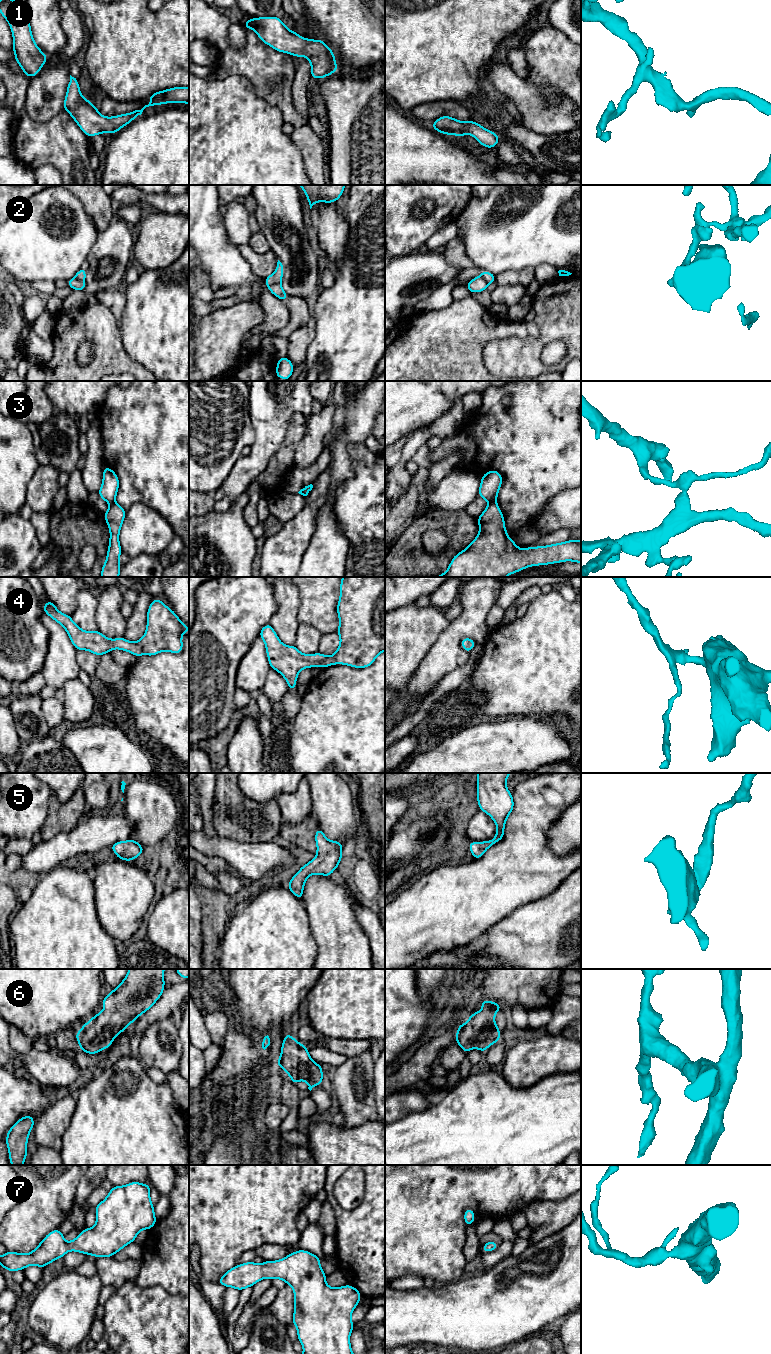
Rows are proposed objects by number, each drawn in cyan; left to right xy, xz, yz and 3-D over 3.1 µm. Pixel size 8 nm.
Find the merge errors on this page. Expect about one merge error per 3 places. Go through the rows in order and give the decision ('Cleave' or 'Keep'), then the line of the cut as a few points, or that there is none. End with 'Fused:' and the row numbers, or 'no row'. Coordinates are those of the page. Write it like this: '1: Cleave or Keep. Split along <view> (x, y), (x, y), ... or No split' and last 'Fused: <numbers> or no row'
1: Keep. No split
2: Cleave. Split along xz (280, 283), (275, 283), (268, 287)
3: Cleave. Split along yz (489, 502), (495, 503)
4: Keep. No split
5: Keep. No split
6: Keep. No split
7: Keep. No split
Fused: 2, 3

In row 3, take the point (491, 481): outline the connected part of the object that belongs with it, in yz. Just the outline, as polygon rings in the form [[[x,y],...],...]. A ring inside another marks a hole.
[[[491,470],[482,475],[478,496],[489,503],[497,503],[497,495],[501,488],[503,477],[496,471]]]

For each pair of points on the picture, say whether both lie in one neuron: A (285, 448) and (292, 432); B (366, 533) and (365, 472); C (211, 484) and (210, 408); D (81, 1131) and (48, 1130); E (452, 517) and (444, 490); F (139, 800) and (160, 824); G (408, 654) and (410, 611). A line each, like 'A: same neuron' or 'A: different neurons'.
A: same neuron
B: same neuron
C: same neuron
D: different neurons
E: different neurons
F: same neuron
G: same neuron

